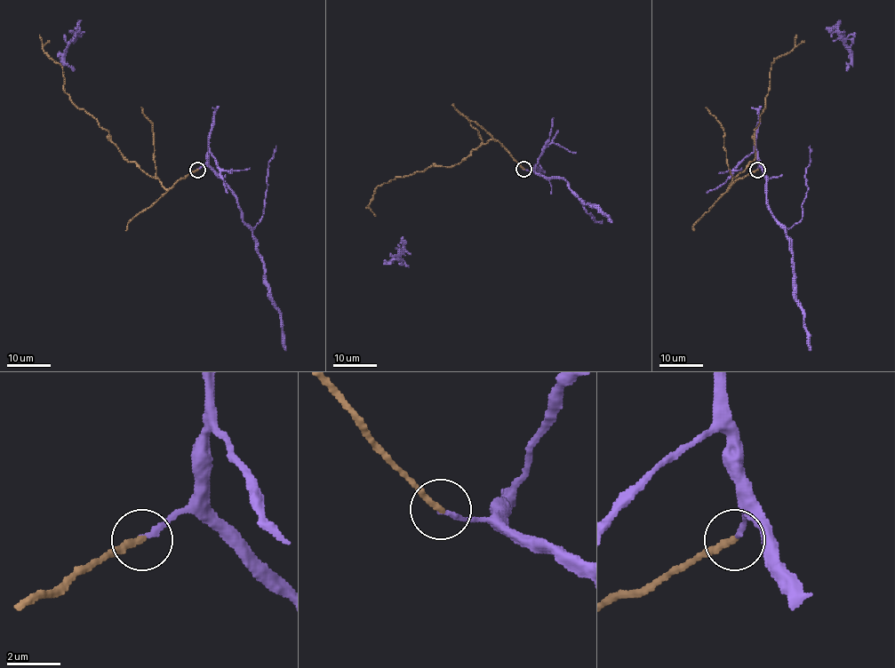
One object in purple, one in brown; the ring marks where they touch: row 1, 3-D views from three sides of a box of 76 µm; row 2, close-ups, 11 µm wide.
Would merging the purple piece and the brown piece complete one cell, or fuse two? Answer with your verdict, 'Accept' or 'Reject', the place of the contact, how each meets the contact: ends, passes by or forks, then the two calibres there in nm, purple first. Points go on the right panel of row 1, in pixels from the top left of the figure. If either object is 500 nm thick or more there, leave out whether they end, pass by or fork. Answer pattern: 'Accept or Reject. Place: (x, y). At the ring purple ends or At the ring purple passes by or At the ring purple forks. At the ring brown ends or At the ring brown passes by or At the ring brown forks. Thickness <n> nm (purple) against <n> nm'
Accept. Place: (757, 170). At the ring purple ends. At the ring brown ends. Thickness 180 nm (purple) against 240 nm

